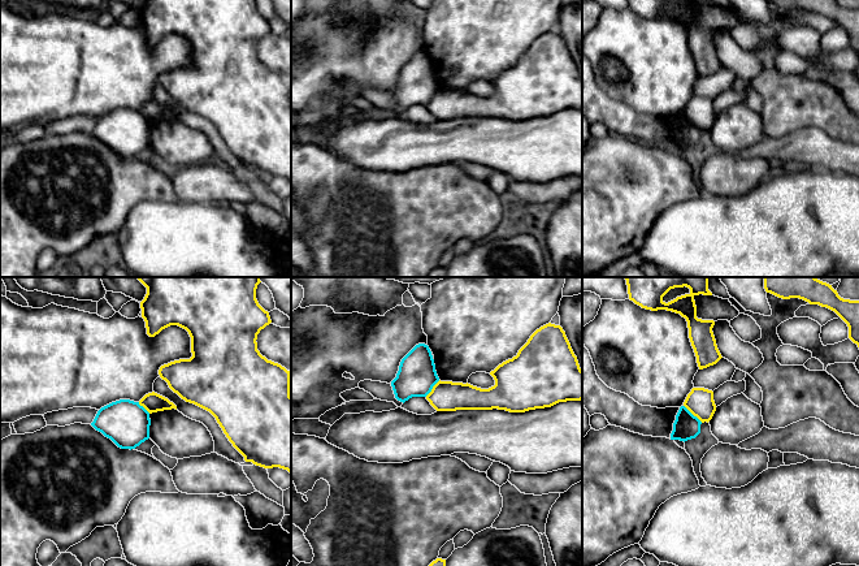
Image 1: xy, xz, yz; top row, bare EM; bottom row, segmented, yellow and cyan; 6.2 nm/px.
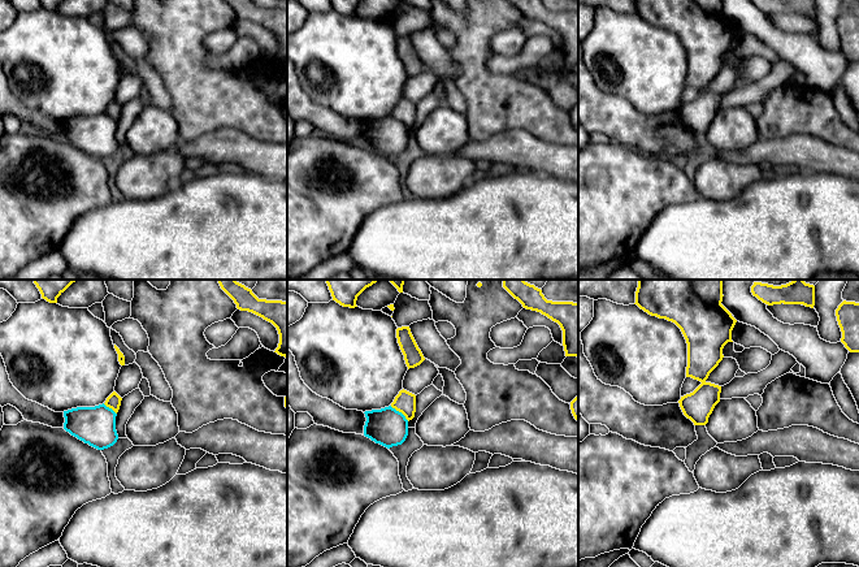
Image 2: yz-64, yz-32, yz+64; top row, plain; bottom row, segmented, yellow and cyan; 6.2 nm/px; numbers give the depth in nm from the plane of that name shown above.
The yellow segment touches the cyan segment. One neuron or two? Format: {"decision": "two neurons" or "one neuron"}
{"decision": "two neurons"}

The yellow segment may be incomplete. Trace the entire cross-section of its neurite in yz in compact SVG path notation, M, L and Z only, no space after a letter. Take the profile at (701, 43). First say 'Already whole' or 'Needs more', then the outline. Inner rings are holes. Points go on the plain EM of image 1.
Already whole. M628 0L629 8L642 17L658 20L667 18L680 22L687 30L689 47L694 57L699 78L716 73L723 65L717 57L712 40L713 29L702 29L697 26L697 14L694 5L712 4L711 0L690 0L665 12L663 5L668 0Z

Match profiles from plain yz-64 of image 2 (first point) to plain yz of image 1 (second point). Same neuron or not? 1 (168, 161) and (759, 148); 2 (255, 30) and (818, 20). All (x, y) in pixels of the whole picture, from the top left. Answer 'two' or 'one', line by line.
1: two
2: one

